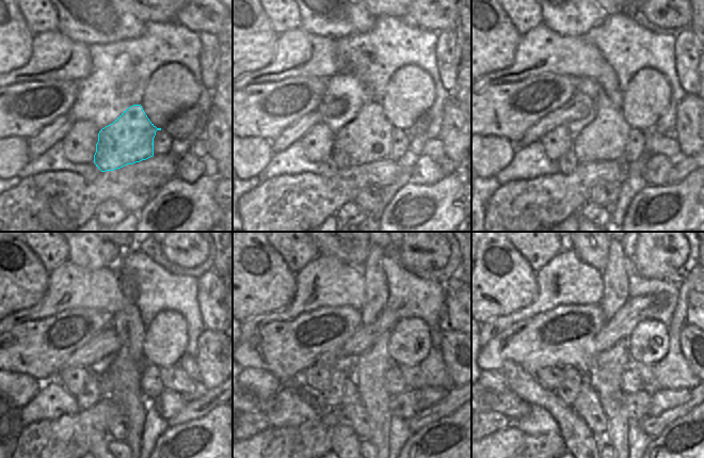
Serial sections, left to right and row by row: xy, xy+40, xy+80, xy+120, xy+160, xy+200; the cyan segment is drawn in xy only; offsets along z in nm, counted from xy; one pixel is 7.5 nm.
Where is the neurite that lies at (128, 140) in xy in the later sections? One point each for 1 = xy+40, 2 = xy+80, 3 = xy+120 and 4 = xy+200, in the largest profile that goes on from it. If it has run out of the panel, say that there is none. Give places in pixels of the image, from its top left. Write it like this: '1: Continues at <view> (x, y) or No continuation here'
1: Continues at xy+40 (368, 138)
2: Continues at xy+80 (605, 139)
3: Continues at xy+120 (124, 373)
4: Continues at xy+200 (616, 285).

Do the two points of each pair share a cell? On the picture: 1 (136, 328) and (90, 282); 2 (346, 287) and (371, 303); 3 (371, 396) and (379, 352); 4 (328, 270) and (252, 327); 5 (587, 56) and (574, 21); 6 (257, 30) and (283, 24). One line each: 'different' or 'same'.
1: same
2: different
3: same
4: same
5: different
6: different

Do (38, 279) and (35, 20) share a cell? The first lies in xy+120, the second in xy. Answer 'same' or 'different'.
different

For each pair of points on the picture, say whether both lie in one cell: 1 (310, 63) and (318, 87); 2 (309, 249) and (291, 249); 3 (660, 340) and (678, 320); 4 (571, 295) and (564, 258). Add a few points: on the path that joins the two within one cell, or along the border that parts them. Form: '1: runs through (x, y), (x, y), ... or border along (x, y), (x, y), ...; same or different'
1: border along (289, 77), (318, 77), (325, 79); different
2: runs through (305, 249), (296, 249); same
3: border along (667, 327), (669, 348), (662, 357); different
4: runs through (571, 286), (566, 280), (566, 267); same

